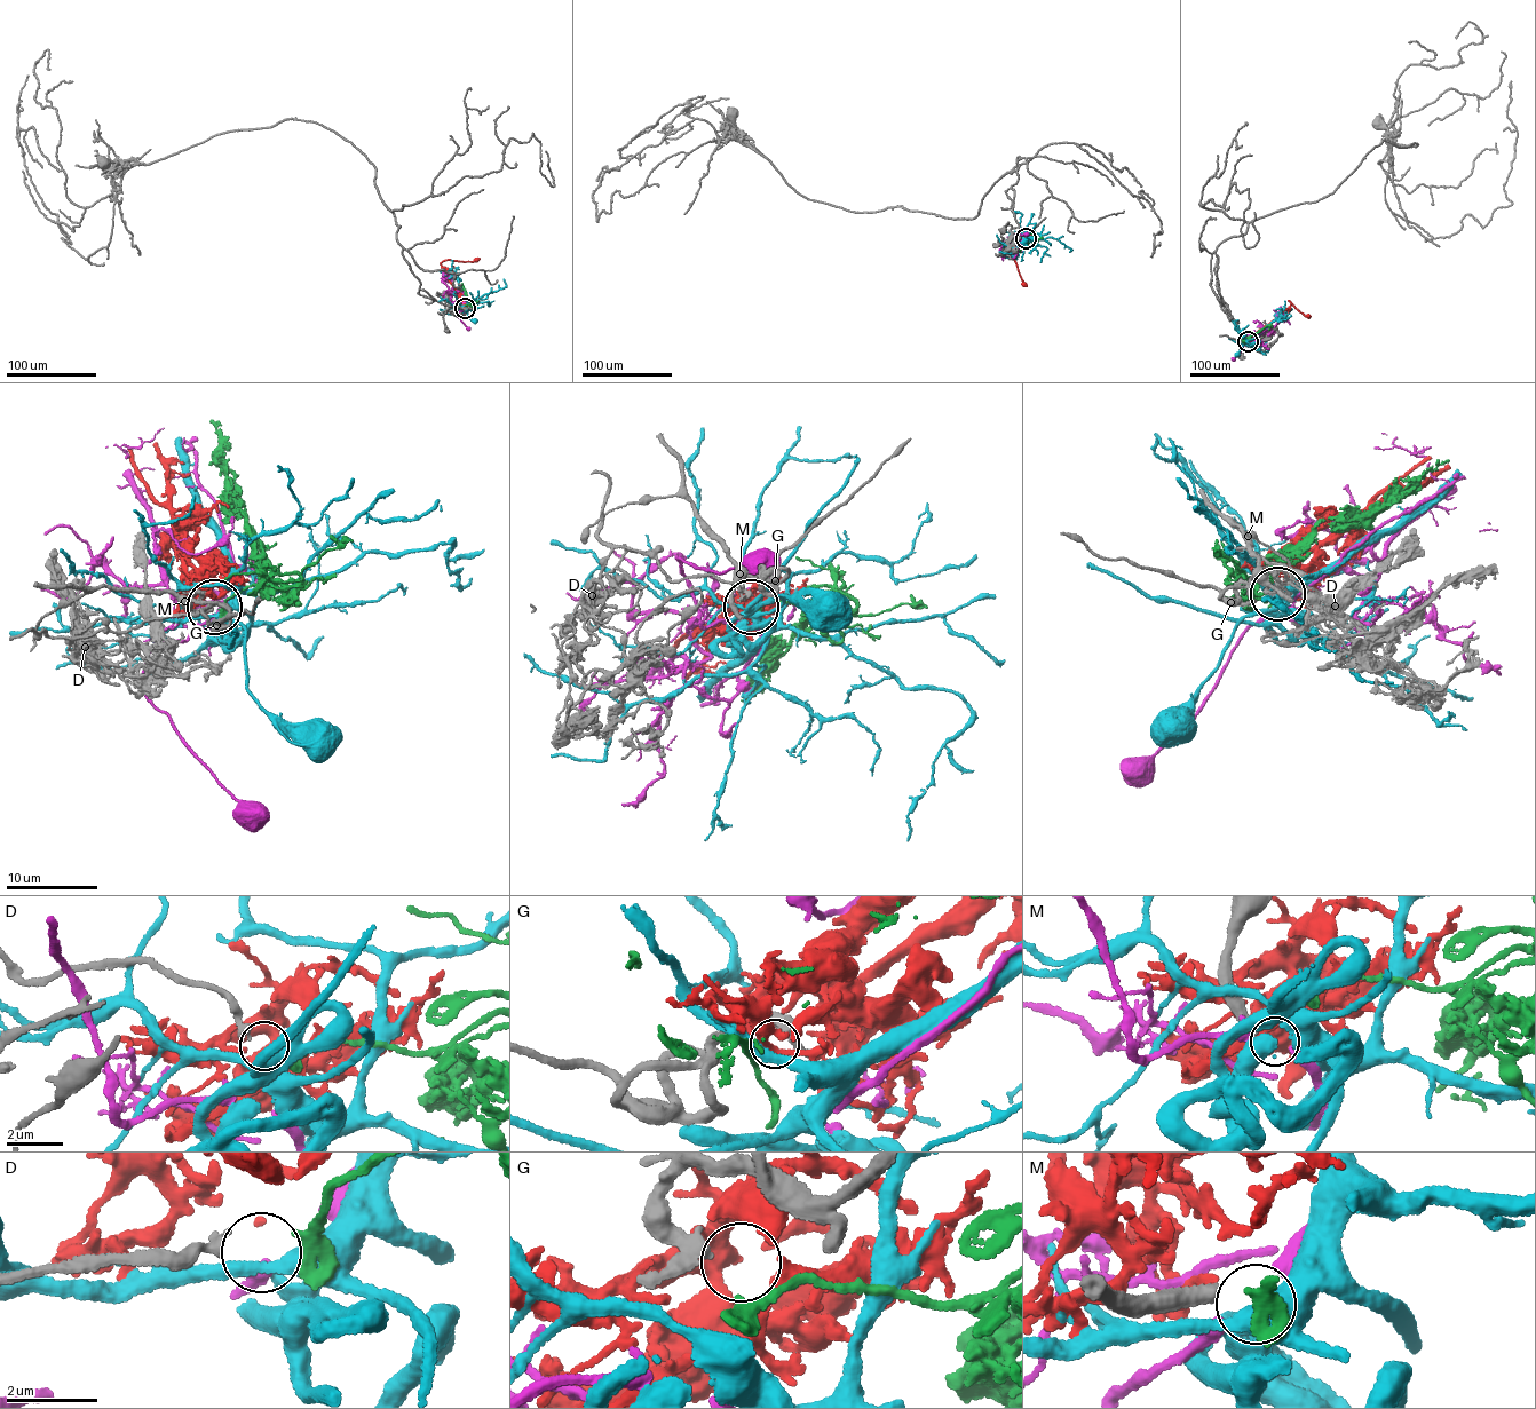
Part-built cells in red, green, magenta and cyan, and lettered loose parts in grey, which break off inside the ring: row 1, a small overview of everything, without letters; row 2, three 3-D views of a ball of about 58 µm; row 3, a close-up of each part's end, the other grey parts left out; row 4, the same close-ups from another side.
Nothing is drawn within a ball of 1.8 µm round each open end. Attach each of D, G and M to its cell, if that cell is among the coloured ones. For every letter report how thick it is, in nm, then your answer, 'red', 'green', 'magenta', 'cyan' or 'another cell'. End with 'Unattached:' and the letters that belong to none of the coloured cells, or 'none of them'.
D: 240 nm | green
G: 280 nm | red
M: 400 nm | another cell
Unattached: M

